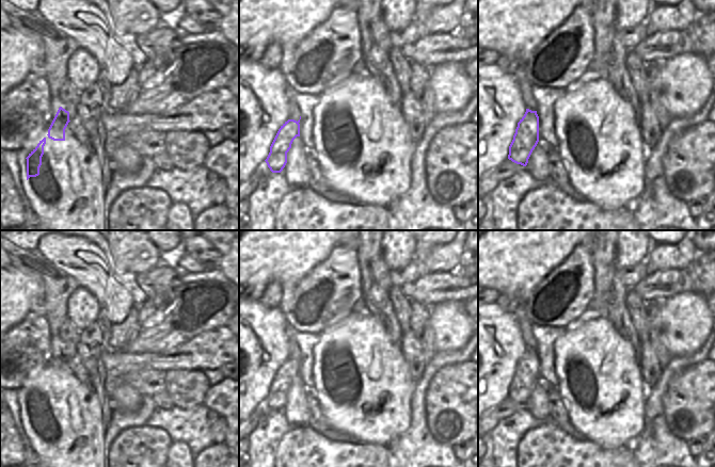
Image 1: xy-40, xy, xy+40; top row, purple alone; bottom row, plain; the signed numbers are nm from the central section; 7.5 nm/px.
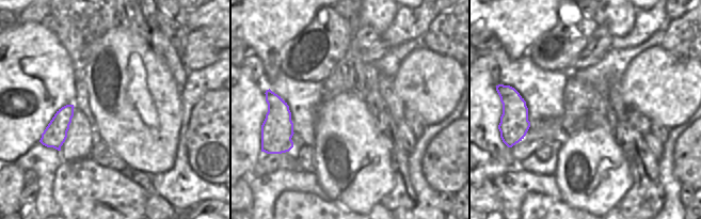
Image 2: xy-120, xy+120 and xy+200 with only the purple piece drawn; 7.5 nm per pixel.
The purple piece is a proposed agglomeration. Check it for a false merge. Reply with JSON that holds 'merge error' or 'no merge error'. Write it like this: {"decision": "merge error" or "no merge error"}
{"decision": "no merge error"}

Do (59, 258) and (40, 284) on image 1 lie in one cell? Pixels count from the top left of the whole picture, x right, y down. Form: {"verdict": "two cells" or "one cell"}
{"verdict": "two cells"}

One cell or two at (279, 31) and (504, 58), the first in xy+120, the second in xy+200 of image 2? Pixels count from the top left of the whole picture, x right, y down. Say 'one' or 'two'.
two

